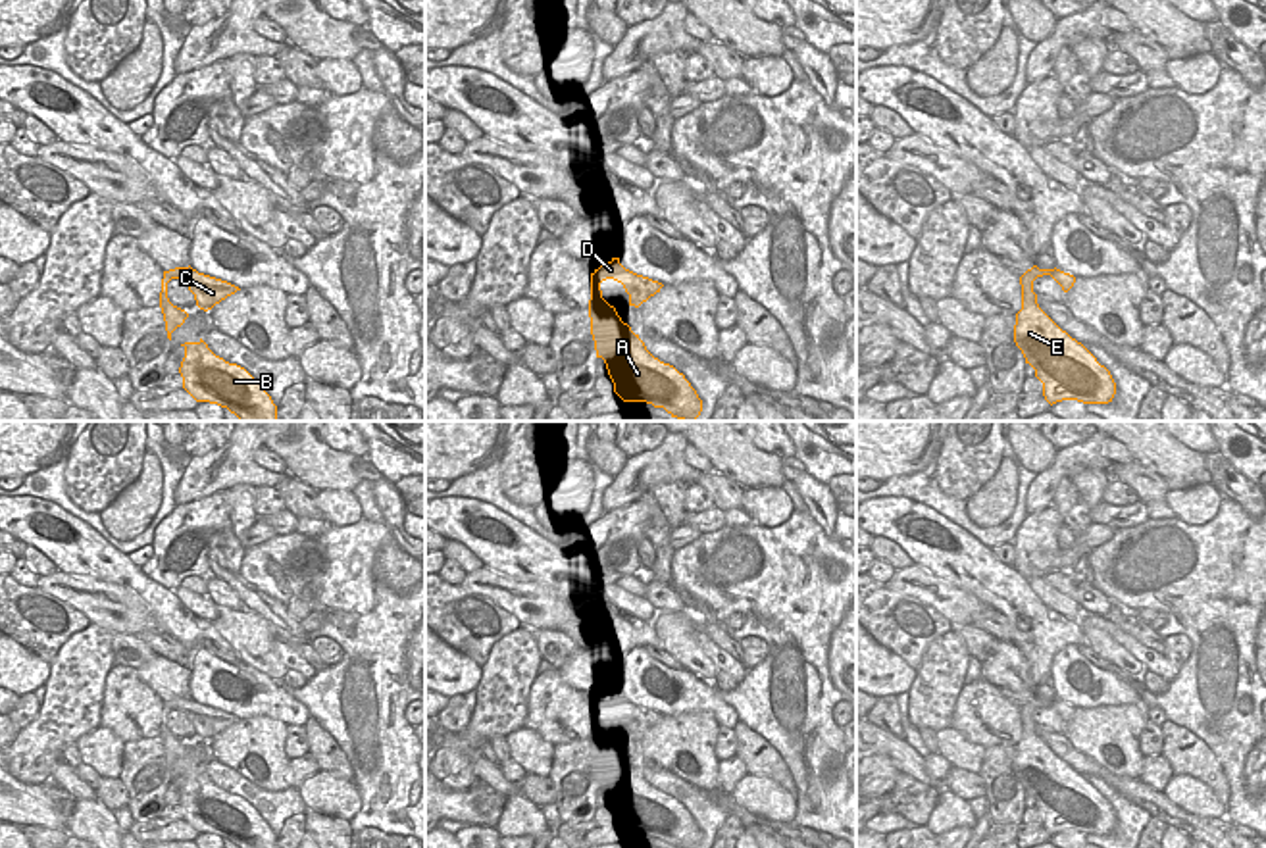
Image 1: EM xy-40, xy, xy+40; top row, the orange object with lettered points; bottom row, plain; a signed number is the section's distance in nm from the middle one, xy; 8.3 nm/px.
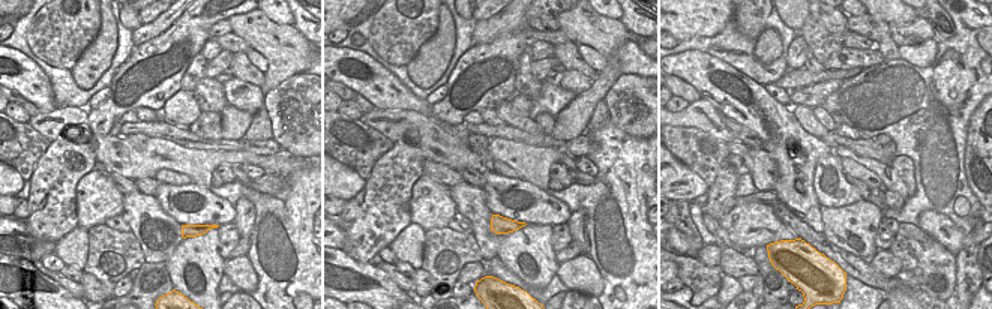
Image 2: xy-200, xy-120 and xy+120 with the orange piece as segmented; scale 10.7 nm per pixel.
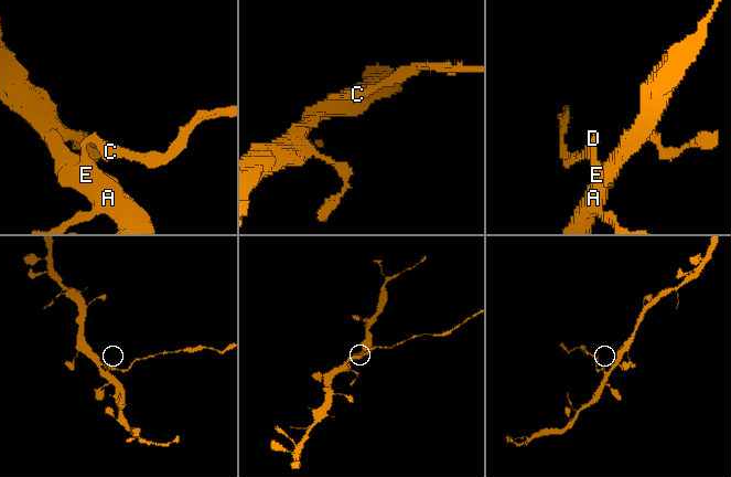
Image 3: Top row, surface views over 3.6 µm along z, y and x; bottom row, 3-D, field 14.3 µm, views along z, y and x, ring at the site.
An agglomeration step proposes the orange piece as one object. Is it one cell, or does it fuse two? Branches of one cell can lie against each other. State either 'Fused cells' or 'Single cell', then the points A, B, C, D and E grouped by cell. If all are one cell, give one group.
Fused cells. Groups: A B E / C D.

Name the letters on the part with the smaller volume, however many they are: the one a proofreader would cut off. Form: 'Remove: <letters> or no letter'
Remove: C, D

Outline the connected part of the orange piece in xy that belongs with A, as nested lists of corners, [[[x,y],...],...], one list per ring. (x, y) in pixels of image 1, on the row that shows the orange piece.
[[[591,294],[589,317],[596,358],[604,360],[623,402],[646,402],[683,421],[700,415],[702,400],[685,375],[654,358],[614,306]]]

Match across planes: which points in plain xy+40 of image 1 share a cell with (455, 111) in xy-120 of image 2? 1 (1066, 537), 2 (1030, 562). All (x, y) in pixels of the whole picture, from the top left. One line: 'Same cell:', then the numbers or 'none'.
Same cell: 2

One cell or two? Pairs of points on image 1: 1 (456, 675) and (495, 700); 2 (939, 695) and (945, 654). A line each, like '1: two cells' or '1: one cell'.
1: two cells
2: one cell

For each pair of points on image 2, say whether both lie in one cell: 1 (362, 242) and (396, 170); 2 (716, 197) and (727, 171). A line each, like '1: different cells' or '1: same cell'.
1: same cell
2: same cell

